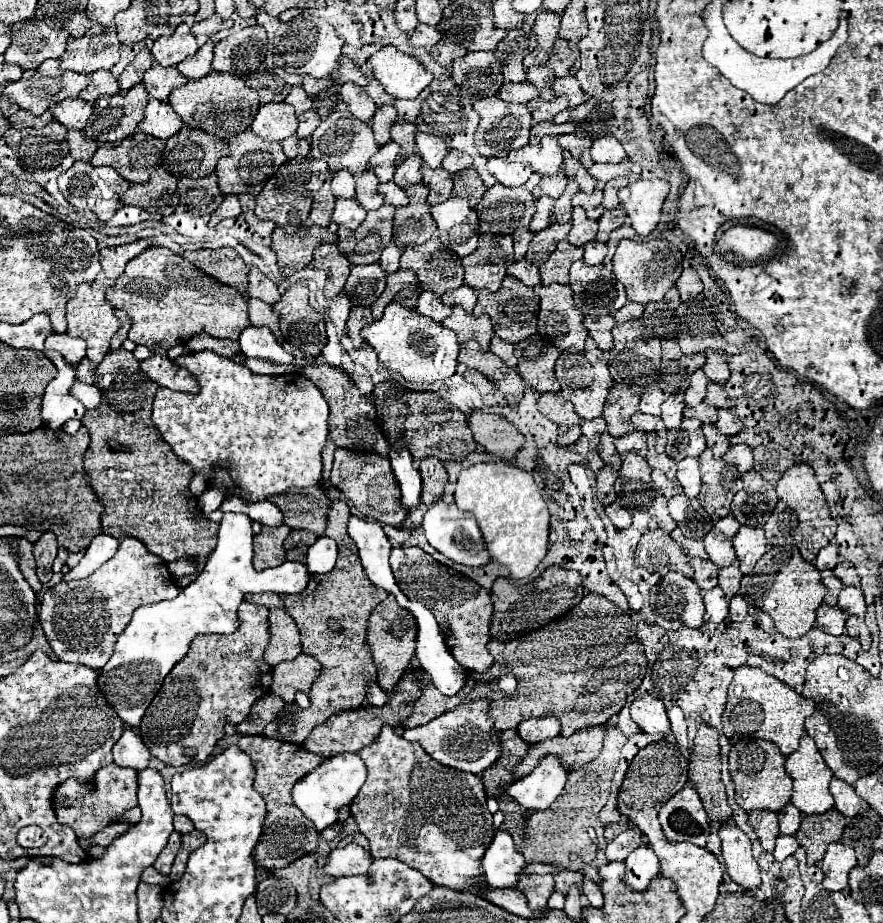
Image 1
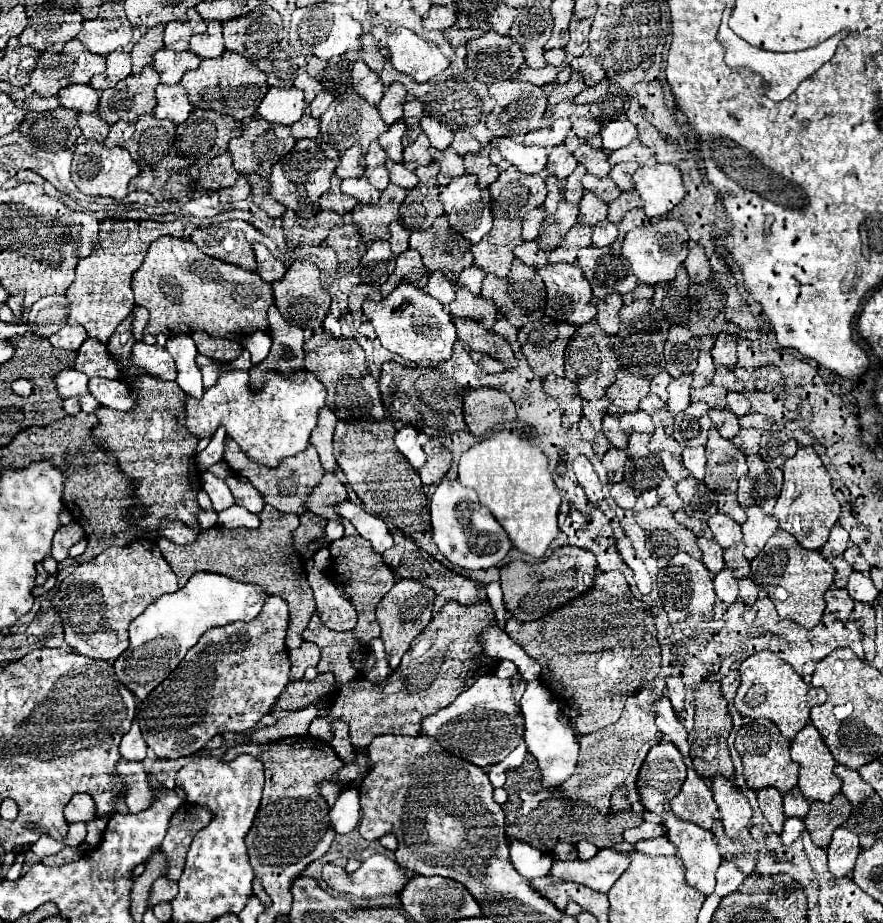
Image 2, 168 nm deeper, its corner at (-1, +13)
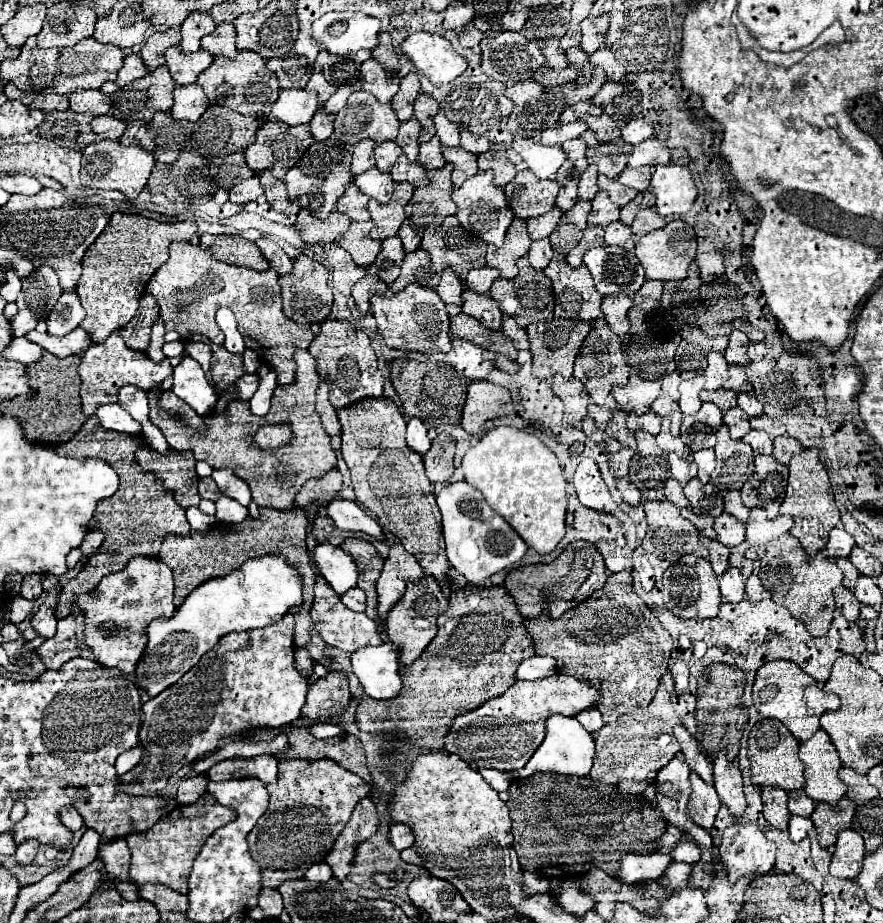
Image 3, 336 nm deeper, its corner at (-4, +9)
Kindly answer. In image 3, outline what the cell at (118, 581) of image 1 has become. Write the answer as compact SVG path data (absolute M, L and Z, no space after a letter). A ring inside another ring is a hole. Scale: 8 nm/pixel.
M134 557L122 571L104 575L92 591L78 595L76 605L84 613L86 647L96 661L132 673L146 647L146 625L162 615L172 617L176 609L172 571L158 557ZM106 621L114 625L110 631L100 629Z

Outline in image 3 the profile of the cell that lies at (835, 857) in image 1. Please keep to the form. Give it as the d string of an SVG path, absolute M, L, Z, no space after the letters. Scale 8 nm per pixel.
M844 829L838 833L836 851L830 861L830 875L842 879L856 879L862 869L862 859L864 859L862 835L852 829Z

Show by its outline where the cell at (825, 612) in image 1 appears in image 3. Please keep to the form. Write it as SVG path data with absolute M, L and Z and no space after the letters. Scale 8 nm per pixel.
M838 587L838 589L834 589L834 599L836 599L836 609L848 621L856 621L858 613L860 613L860 601L854 597L854 593L846 587Z

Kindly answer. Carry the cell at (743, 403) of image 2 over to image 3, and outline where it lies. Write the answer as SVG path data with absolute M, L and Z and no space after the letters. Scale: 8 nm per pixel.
M738 393L738 407L748 415L748 417L758 417L762 415L762 405L758 403L756 397L752 397L750 393Z

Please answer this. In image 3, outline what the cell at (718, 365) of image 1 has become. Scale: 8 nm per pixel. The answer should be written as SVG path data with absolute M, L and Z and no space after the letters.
M732 331L728 337L728 347L724 351L726 361L732 365L748 365L748 355L746 355L748 345L750 341L742 331Z

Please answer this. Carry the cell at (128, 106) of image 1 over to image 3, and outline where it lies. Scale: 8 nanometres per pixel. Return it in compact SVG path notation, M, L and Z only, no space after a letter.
M166 65L136 81L138 87L138 119L150 121L154 113L166 111L172 105L172 77Z

